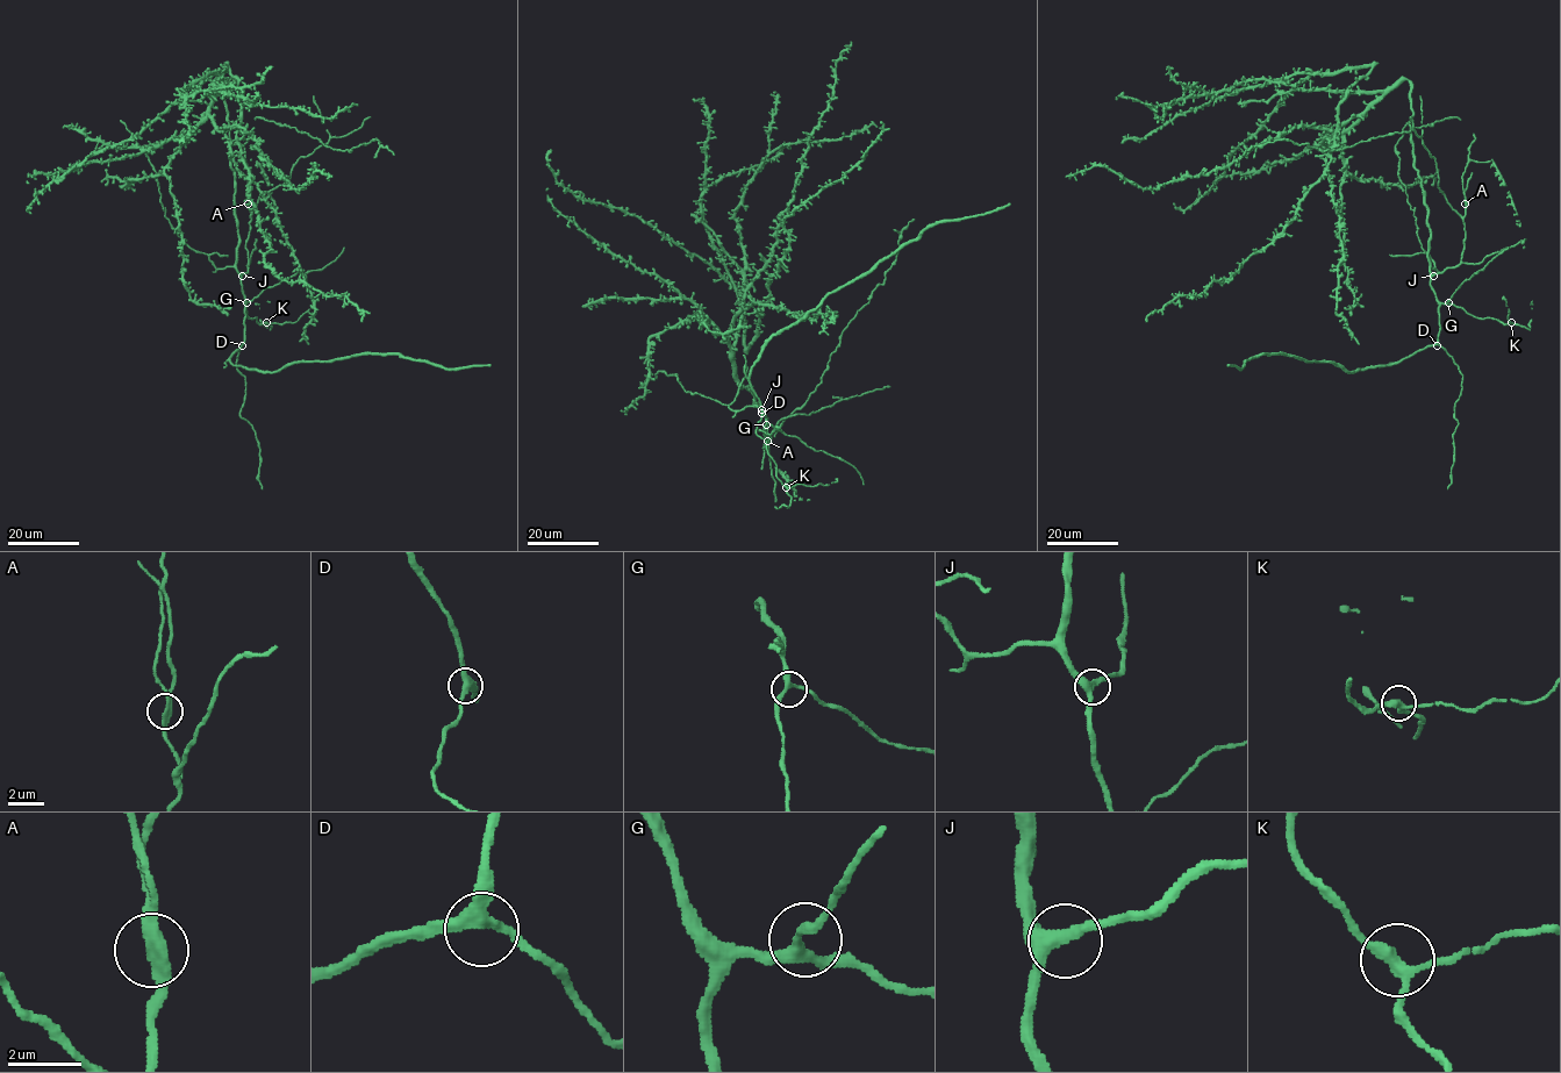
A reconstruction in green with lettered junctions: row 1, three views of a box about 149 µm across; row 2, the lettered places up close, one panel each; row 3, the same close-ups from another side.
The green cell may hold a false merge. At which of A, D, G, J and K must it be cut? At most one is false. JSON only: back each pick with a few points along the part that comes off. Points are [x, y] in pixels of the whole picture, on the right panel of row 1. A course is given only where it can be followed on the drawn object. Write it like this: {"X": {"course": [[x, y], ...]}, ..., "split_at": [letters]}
{"A": {"course": [[1465, 204], [1463, 192], [1472, 173]]}, "split_at": ["A"]}

